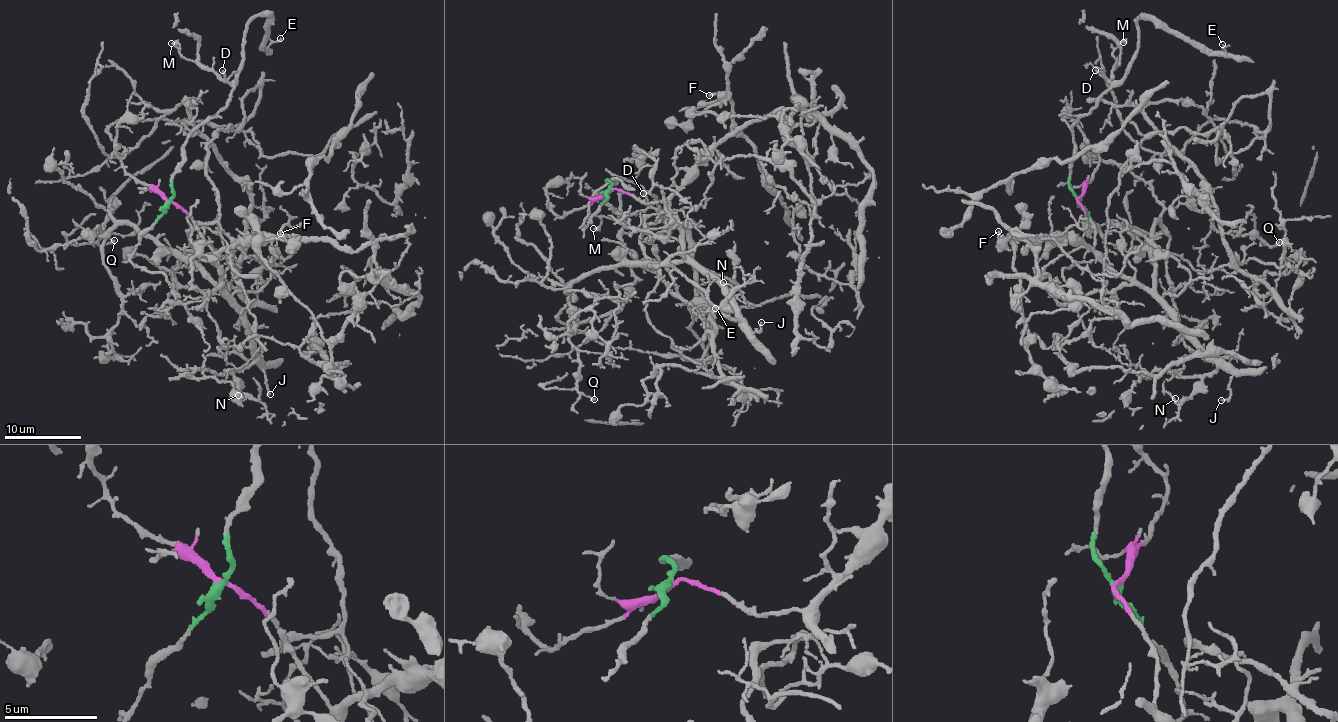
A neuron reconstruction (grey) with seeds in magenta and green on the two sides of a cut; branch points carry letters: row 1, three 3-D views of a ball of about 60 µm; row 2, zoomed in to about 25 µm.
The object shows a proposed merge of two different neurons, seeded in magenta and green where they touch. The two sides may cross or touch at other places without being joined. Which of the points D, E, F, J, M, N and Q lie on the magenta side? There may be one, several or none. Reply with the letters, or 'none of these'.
F, J, N, Q

